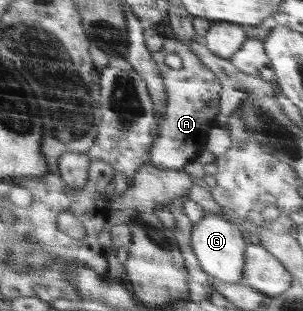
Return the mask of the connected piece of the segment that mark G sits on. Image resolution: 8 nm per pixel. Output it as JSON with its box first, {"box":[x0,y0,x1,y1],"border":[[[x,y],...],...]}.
{"box":[191,213,248,283],"border":[[[205,213],[205,217],[192,225],[191,248],[197,256],[199,265],[205,273],[212,278],[223,280],[225,283],[240,283],[243,277],[243,265],[245,265],[245,247],[248,238],[242,236],[238,225],[229,221],[227,217]]]}

